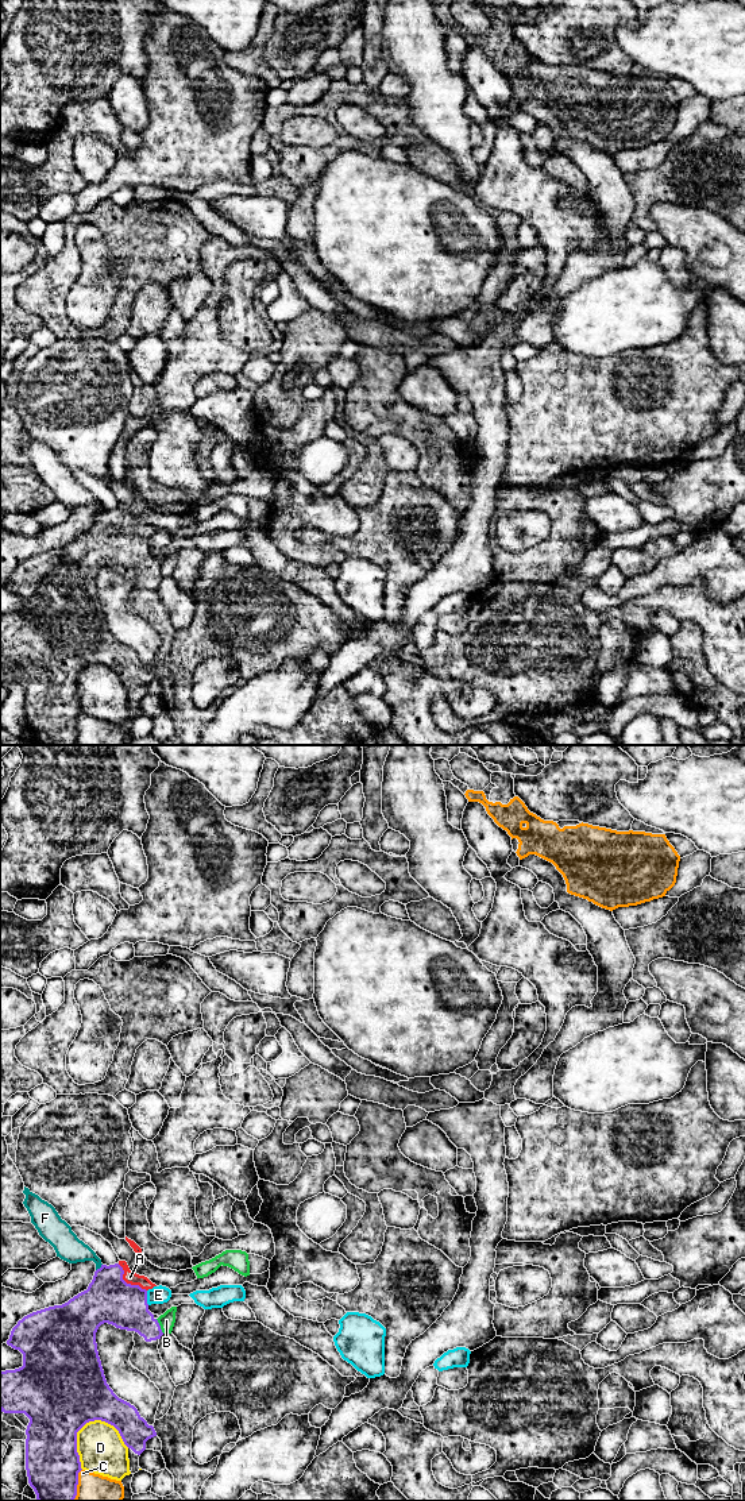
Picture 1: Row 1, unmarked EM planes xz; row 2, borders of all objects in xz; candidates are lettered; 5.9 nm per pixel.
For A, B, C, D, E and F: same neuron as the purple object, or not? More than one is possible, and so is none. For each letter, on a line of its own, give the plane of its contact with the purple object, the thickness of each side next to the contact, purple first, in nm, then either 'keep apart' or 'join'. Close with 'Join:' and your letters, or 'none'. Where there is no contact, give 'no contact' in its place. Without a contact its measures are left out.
A: meets purple in xz; 280 nm thick on the purple side, 80 nm on the other; join
B: meets purple in xz; 260 nm thick on the purple side, 90 nm on the other; keep apart
C: meets purple in xz; 320 nm thick on the purple side, 280 nm on the other; keep apart
D: meets purple in xz; 380 nm thick on the purple side, 280 nm on the other; keep apart
E: meets purple in xz; 280 nm thick on the purple side, 110 nm on the other; keep apart
F: meets purple in xz; 280 nm thick on the purple side, 160 nm on the other; keep apart
Join: A

